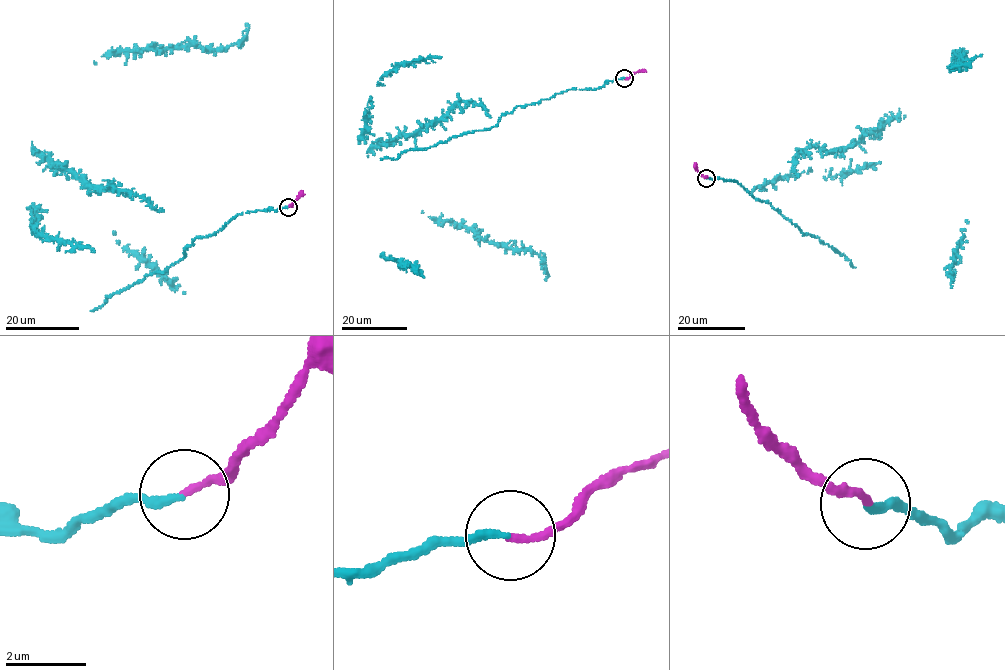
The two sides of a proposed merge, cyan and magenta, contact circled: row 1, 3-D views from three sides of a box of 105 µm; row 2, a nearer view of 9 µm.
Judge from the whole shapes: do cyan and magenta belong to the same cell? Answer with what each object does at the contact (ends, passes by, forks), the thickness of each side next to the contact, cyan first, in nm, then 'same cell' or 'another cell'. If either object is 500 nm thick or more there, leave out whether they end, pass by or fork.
cyan ends there; magenta ends there; 180 nm thick on the cyan side, 160 nm on the other; another cell

